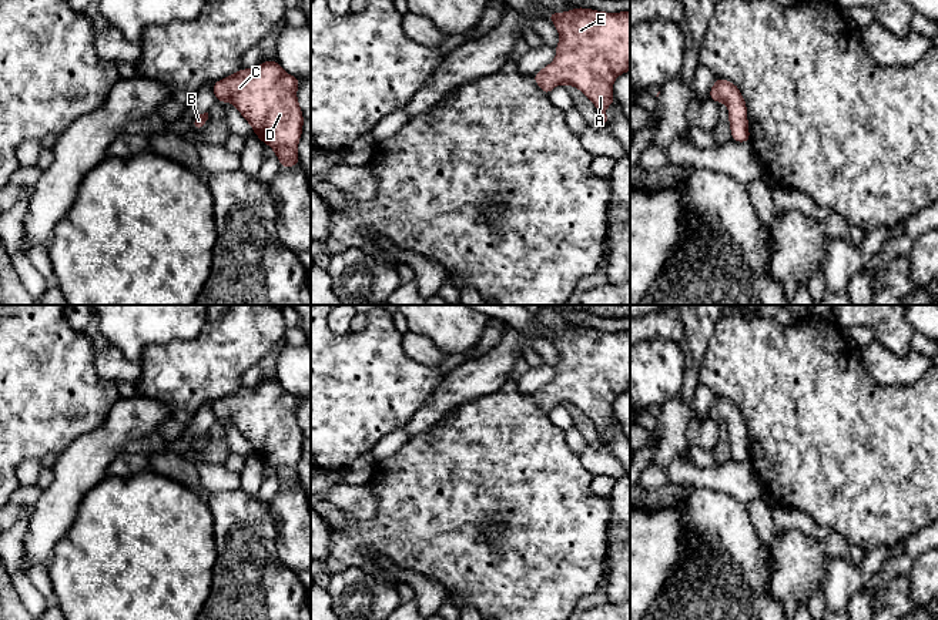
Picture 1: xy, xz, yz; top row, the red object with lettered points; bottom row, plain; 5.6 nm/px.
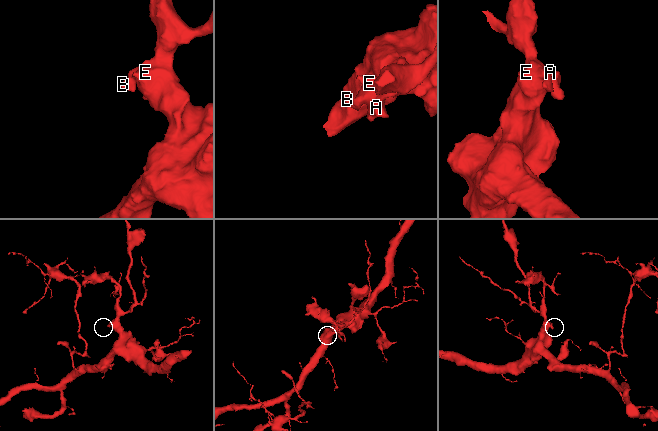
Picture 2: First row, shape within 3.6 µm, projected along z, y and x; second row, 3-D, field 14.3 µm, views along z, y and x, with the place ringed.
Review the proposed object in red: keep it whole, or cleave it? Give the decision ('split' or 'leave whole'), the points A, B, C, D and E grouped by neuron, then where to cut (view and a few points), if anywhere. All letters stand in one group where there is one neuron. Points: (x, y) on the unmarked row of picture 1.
leave whole; groups A B C D E; cut none

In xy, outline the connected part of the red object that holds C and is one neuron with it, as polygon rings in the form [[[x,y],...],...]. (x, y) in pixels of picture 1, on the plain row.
[[[274,378],[212,403],[217,420],[231,422],[241,432],[255,455],[274,469],[281,487],[299,483],[298,462],[304,446],[297,418],[299,401]]]

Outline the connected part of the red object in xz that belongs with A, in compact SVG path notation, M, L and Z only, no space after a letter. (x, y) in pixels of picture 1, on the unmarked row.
M576 326L565 332L547 332L547 338L553 341L560 359L555 366L555 379L532 395L535 402L547 415L559 403L574 405L596 425L604 443L604 430L616 420L613 402L630 391L630 331L606 332Z

